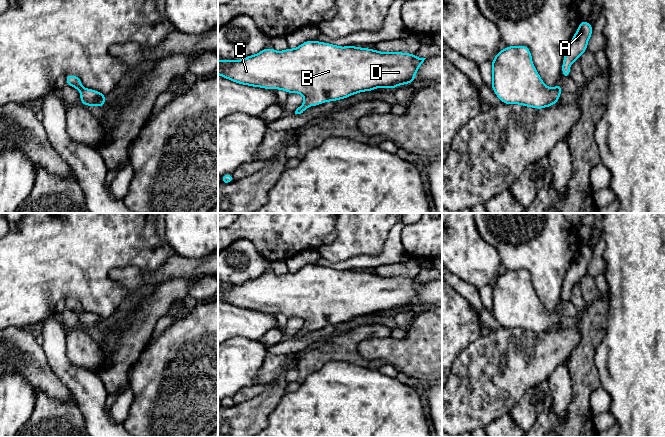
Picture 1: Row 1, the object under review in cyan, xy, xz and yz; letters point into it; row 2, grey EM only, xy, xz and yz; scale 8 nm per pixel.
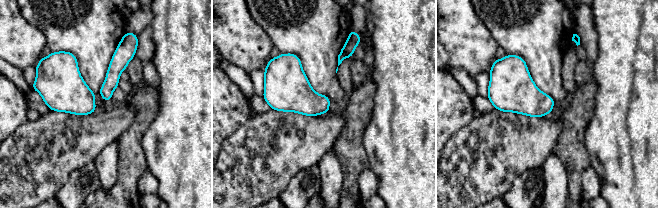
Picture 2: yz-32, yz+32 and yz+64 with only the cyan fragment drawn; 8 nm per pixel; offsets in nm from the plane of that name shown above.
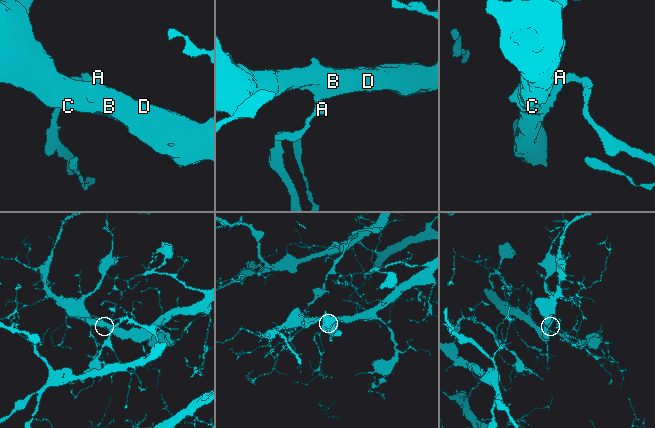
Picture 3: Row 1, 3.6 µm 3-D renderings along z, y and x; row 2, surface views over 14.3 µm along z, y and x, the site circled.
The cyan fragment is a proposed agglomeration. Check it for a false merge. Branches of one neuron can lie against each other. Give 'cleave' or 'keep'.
keep

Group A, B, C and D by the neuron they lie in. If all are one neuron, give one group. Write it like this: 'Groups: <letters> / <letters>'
Groups: A B C D

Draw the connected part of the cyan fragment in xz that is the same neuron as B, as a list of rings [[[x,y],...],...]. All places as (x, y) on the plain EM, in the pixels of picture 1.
[[[308,264],[295,273],[287,272],[278,276],[273,272],[264,272],[261,276],[241,284],[220,283],[218,285],[218,299],[243,309],[273,314],[281,313],[287,317],[299,317],[304,321],[305,326],[296,333],[295,338],[301,338],[309,330],[345,323],[356,317],[372,315],[380,311],[395,313],[399,308],[403,310],[412,307],[417,304],[414,299],[425,283],[417,282],[415,278],[409,277],[384,277],[368,272],[356,270],[339,271],[330,267]]]

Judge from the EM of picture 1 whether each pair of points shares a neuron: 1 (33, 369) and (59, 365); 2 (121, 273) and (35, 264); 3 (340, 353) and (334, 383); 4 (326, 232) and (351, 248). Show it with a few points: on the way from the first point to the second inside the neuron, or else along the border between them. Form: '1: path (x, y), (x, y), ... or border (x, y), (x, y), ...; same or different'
1: border (41, 345), (49, 368), (64, 385); different
2: border (113, 268), (110, 276), (126, 289); different
3: border (361, 365), (328, 361), (317, 371); different
4: border (336, 223), (335, 238), (317, 248); different

